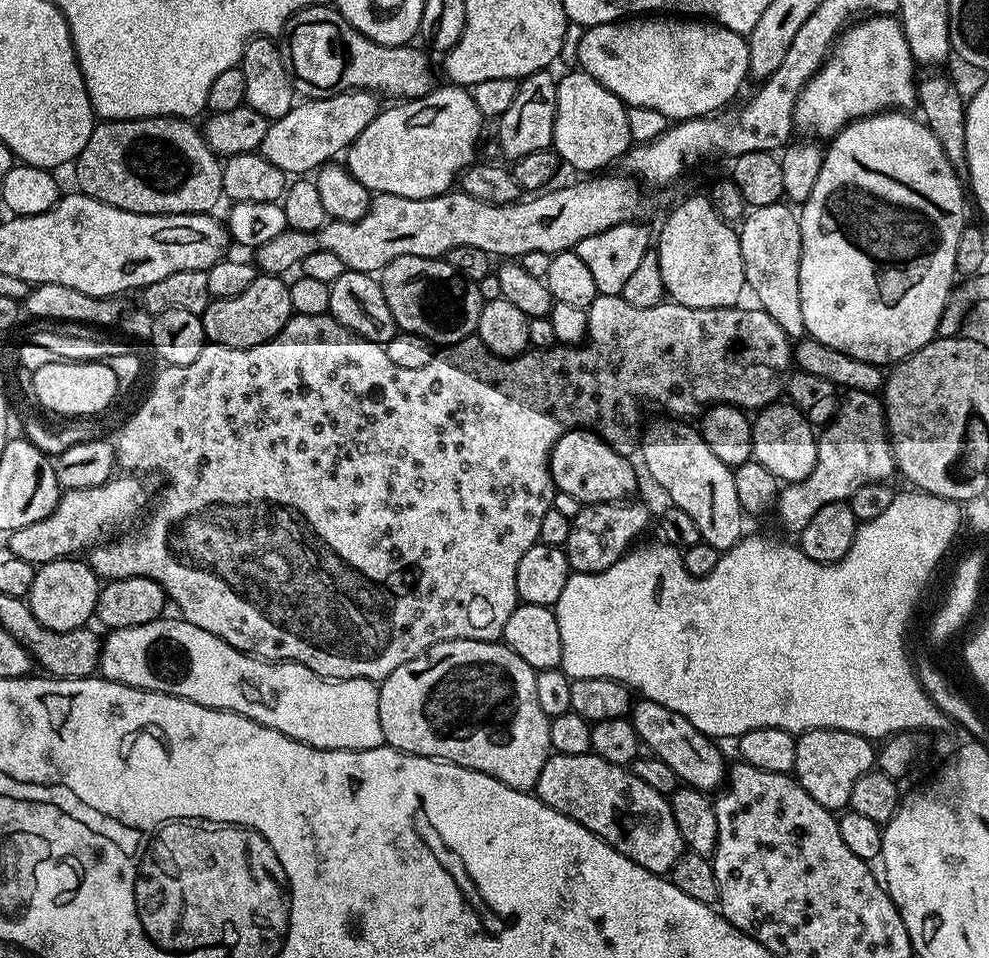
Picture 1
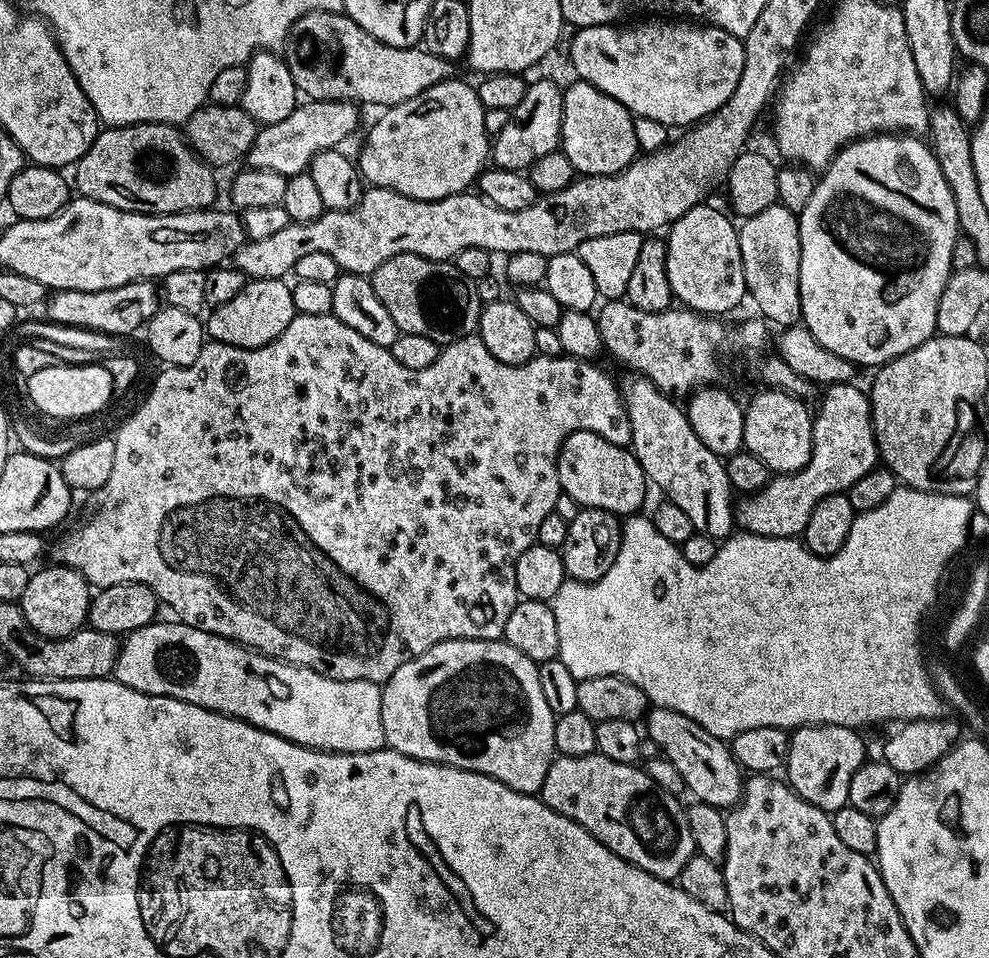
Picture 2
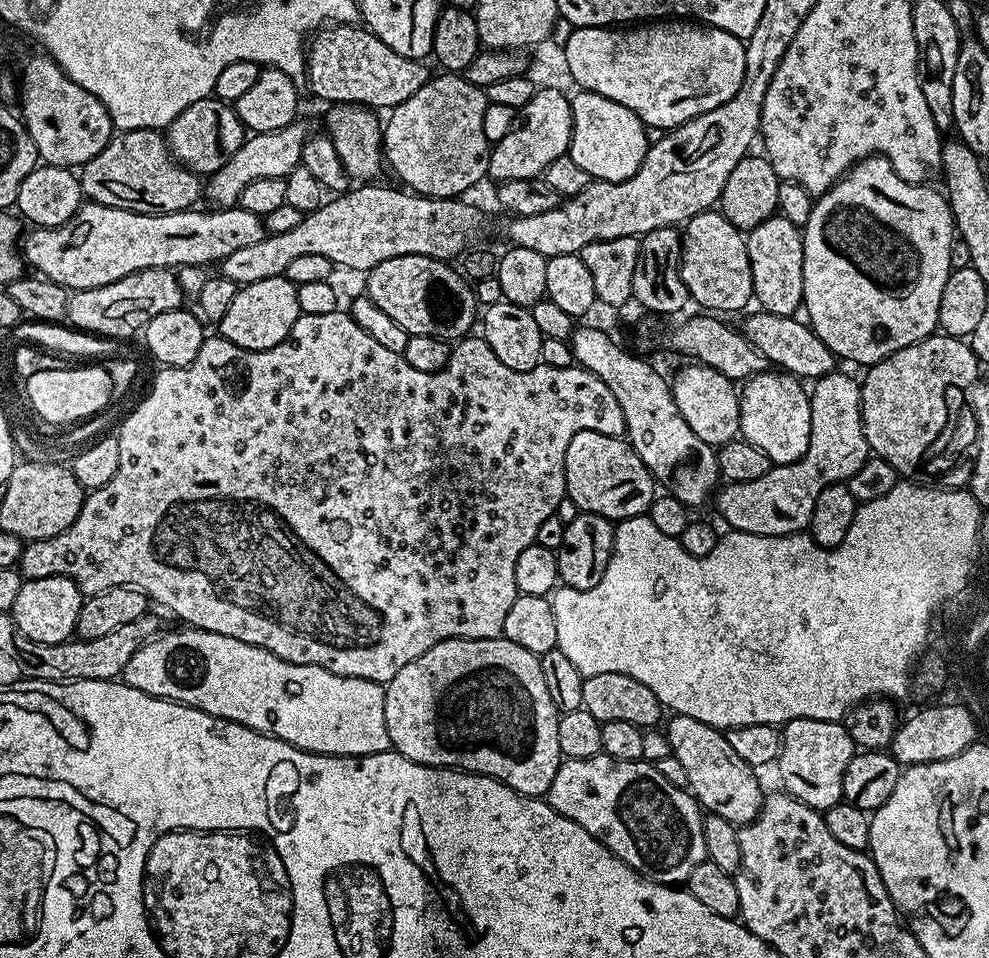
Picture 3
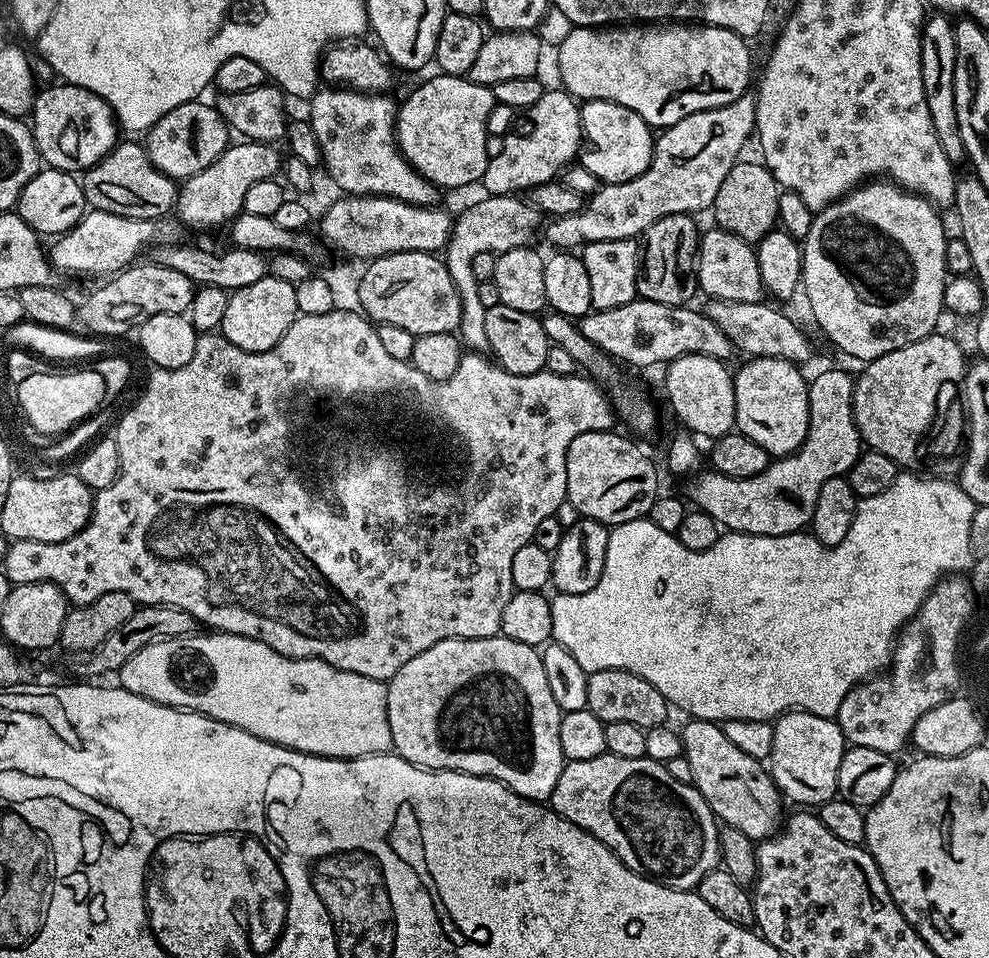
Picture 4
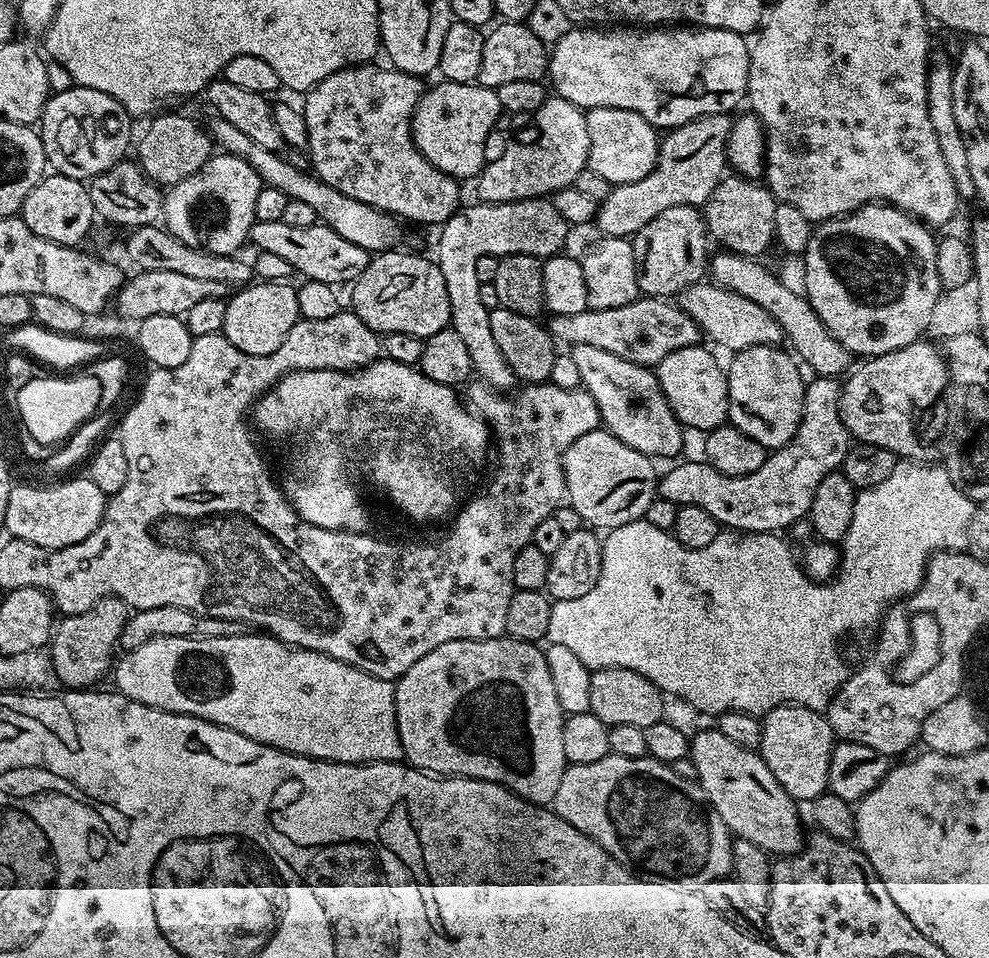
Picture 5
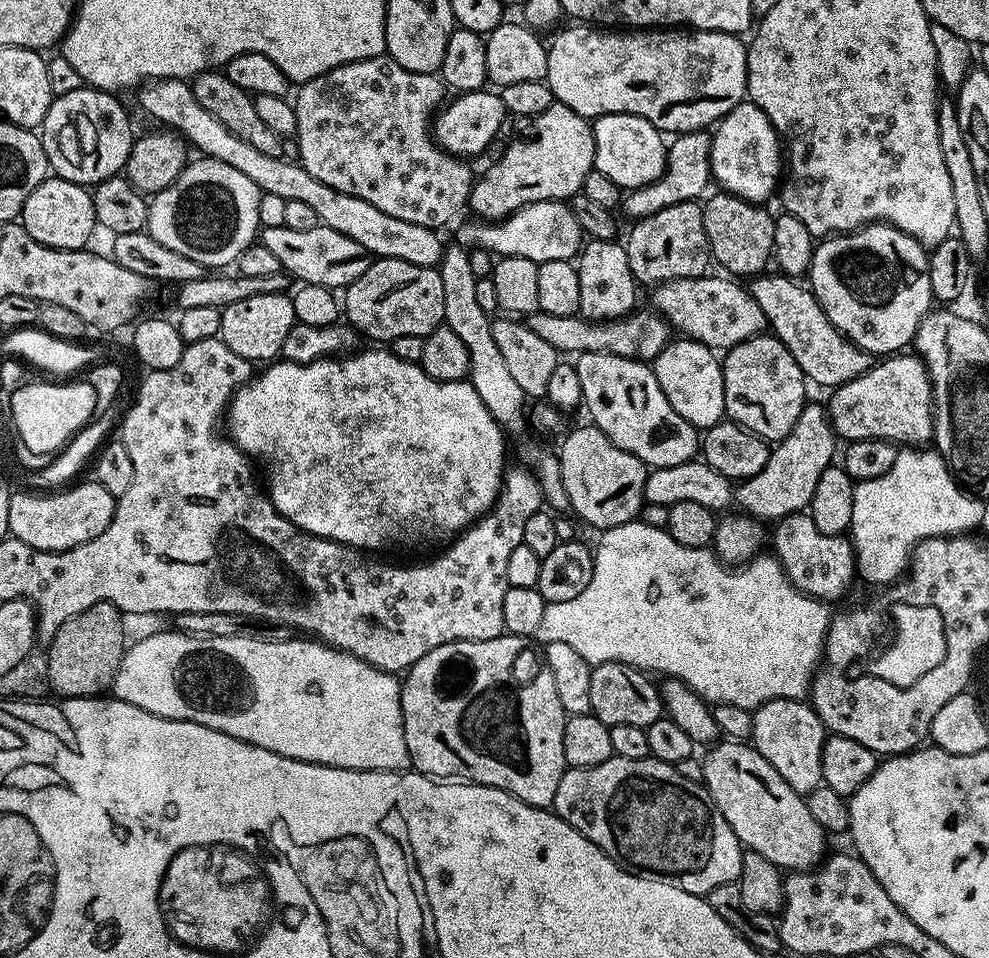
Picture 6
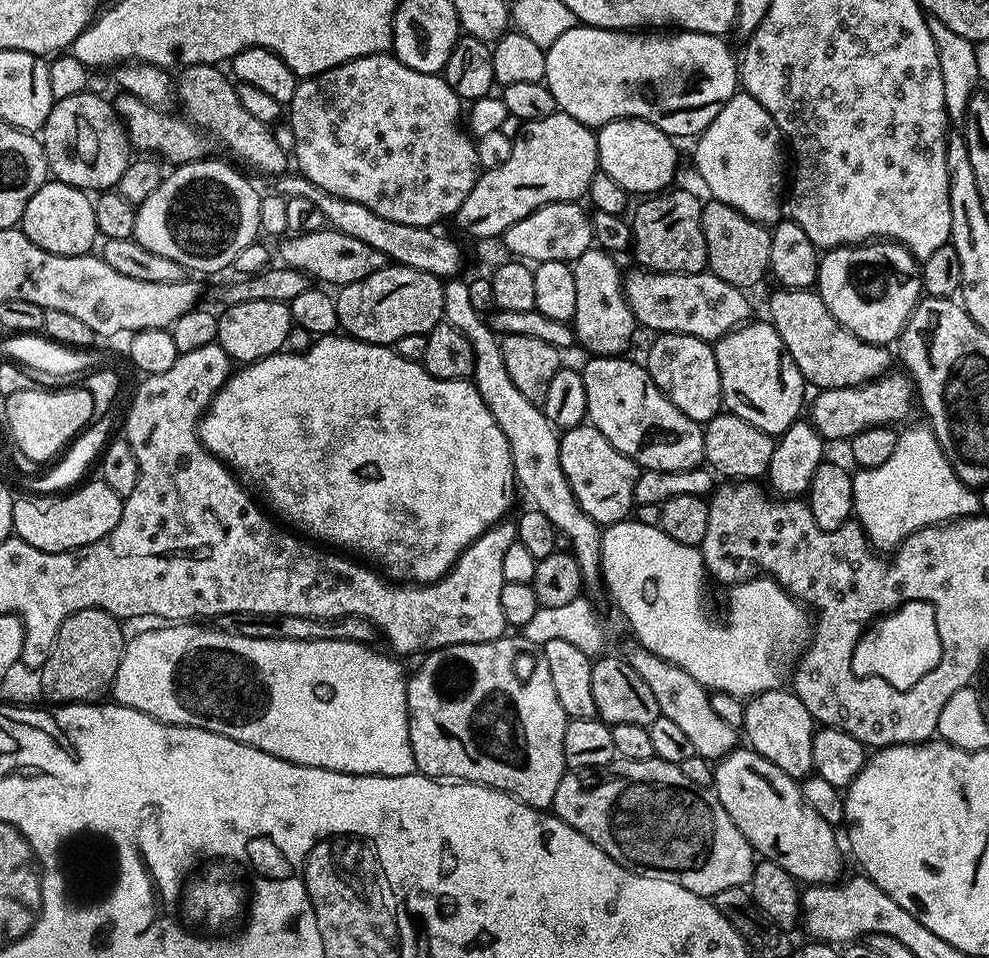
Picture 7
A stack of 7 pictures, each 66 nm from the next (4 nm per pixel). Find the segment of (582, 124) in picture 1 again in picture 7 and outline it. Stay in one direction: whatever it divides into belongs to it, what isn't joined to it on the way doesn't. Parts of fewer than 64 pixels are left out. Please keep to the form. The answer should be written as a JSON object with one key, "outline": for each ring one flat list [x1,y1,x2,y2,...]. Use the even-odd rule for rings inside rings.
{"outline":[[615,120,603,124,595,133,600,159,599,171,610,174,618,186,628,193,659,194,669,187,676,176,676,148,673,137,645,120]]}

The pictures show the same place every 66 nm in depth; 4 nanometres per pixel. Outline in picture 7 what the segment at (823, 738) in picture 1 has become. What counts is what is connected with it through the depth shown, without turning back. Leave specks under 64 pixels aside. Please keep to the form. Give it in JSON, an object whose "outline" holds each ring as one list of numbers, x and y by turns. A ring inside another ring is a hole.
{"outline":[[779,687,751,697,744,705,742,732,743,735,748,735,747,747,762,758,774,762,778,770,782,770,793,780,800,782,804,777,813,775,816,728,810,710,802,706,795,692]]}

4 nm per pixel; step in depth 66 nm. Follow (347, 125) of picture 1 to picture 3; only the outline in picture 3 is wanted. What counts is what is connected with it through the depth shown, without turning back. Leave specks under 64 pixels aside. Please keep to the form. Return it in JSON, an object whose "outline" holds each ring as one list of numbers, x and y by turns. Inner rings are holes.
{"outline":[[300,122,288,124,282,130,273,132,258,132,249,135,244,145,222,166,217,172,211,173,206,180,206,196,213,200,217,209,231,208,239,205,242,190,250,182,258,178,285,178,291,174,295,167,301,165,300,155,302,146,310,135]]}

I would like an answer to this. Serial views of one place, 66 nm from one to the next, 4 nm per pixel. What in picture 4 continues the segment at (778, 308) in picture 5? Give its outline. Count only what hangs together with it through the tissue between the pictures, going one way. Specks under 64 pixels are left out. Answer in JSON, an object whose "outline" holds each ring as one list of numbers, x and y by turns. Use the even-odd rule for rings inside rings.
{"outline":[[712,226,709,232,705,231,700,238,700,248,696,251,696,271,694,273,696,282,701,293,705,292,705,297,714,300,733,300,734,302,761,302,765,299,766,291,763,286,762,274,759,273,759,262,757,260,757,249,751,243,742,238,738,238,734,234,730,234,726,230]]}

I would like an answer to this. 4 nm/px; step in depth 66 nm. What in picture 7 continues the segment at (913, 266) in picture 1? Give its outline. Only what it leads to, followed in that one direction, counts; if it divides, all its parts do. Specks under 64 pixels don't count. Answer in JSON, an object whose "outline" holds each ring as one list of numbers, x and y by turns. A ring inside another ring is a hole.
{"outline":[[895,242,846,244,820,256,818,291,826,310,846,330,871,344,892,346,922,298,922,264]]}

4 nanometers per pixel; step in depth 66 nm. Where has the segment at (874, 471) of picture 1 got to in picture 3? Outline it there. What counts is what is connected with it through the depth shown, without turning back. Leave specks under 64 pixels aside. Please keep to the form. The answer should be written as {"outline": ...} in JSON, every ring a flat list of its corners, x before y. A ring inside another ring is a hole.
{"outline":[[833,370,811,385,810,446,806,446,806,454,802,454,798,462,777,464,762,474,762,478,754,478,750,482,725,483,715,493,714,504,716,500,716,508,731,531,763,536,793,536,796,532,804,532,812,523,812,511,814,502,818,502,818,494,822,494,826,486,845,483,868,461,870,449,860,417,860,380,840,371]]}

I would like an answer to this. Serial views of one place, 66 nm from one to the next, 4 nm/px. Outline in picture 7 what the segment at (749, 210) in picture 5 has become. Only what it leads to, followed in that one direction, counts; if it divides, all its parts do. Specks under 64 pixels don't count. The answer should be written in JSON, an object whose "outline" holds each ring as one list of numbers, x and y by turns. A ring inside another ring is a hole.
{"outline":[[705,199,700,209,702,234,706,234,707,271,722,278,722,282,730,282,730,286,751,290,763,276,769,275,771,231,721,200]]}

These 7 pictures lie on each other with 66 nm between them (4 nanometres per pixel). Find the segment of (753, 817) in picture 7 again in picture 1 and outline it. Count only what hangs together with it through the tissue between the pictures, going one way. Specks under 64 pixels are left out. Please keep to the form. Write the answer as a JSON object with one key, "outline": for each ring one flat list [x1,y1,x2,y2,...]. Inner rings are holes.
{"outline":[[637,699,633,703,630,719,641,741,650,746,653,756,657,756,687,787,697,788,700,792,711,793,719,789,726,780,726,763,724,756,716,749,717,741,702,734,682,714,674,714,666,706,653,700]]}

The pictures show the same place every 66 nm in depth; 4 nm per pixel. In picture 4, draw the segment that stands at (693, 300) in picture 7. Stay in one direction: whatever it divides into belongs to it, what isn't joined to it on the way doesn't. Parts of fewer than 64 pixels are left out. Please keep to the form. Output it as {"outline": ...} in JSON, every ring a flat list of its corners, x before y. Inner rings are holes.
{"outline":[[733,300,707,301,706,311,712,321,730,338,733,349,737,353,745,352,745,357,765,356,766,358,782,358,792,364,803,365,803,360,812,356,812,344,799,326,784,312,771,308,768,302,734,302]]}

